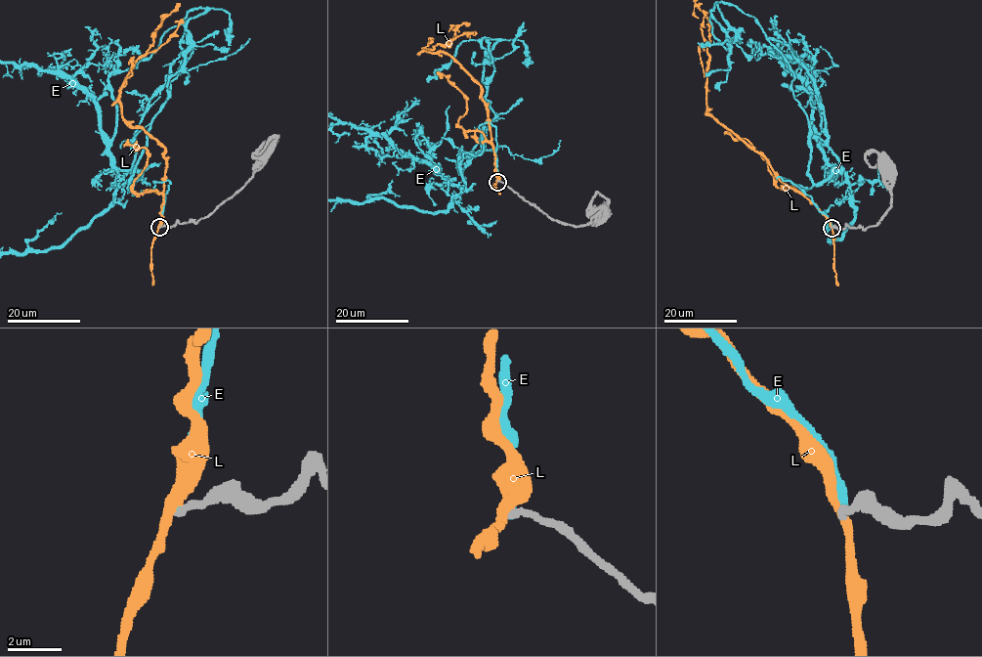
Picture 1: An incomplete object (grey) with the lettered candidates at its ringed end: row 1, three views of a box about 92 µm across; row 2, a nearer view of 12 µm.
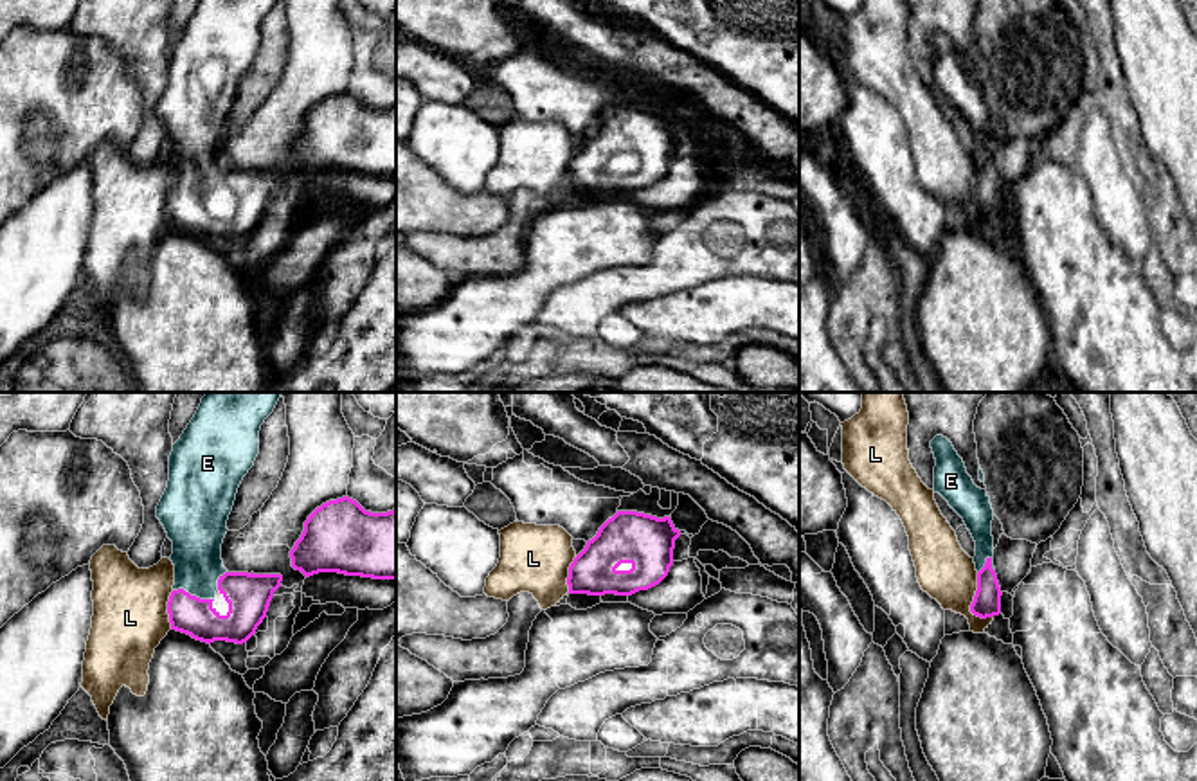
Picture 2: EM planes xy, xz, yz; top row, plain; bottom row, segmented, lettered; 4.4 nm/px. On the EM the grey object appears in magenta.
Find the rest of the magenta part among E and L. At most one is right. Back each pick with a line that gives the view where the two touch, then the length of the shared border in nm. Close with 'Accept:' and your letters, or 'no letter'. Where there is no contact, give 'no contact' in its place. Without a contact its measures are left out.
E: xy | 190 nm
Accept: E

